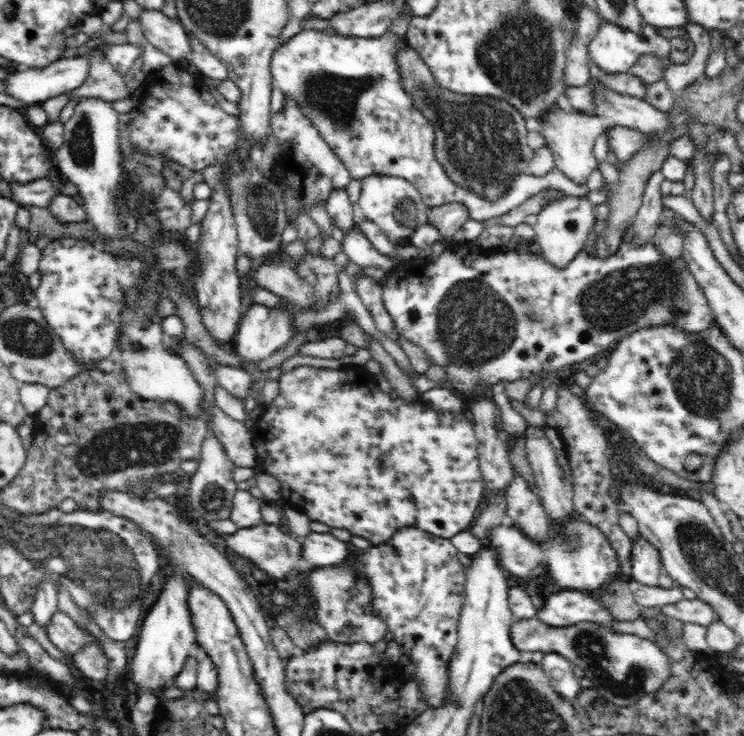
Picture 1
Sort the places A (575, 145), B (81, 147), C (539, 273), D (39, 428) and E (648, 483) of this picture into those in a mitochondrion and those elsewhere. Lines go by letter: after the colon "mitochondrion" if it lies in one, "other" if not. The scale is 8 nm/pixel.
A: other
B: mitochondrion
C: other
D: other
E: other

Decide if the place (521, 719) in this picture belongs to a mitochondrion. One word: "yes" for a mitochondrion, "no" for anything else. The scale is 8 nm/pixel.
yes

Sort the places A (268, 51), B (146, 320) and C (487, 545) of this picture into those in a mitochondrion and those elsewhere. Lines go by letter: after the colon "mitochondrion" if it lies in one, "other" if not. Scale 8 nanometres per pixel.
A: other
B: mitochondrion
C: other

